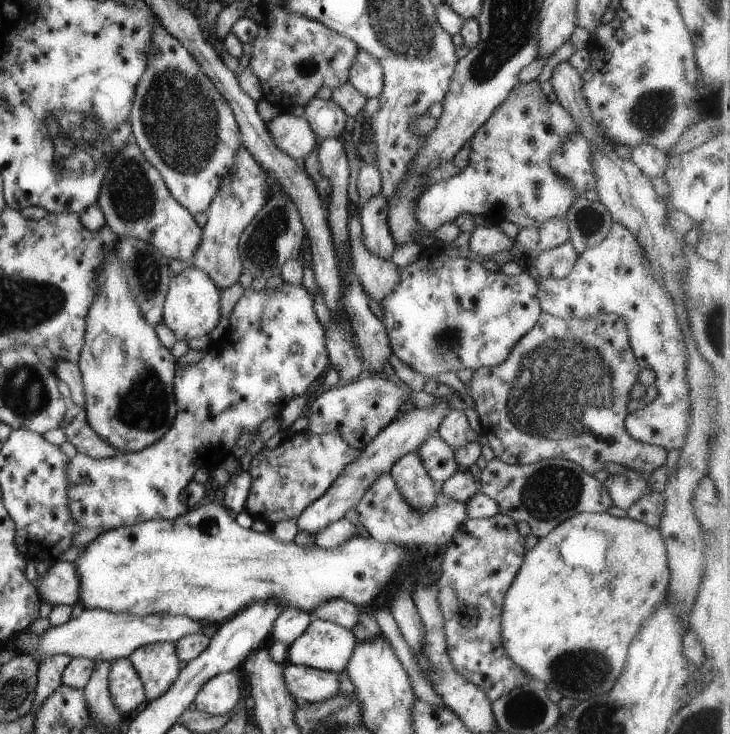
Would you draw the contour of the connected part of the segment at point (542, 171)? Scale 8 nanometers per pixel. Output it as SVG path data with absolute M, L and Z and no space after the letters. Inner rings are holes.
M531 80L526 83L517 83L513 88L511 88L511 92L507 94L507 98L491 112L491 116L475 130L475 132L471 136L471 140L469 140L469 158L467 165L460 169L459 174L453 174L451 178L447 178L447 180L441 180L441 182L435 182L427 188L425 191L421 193L421 198L417 200L417 204L415 204L415 210L413 210L413 218L415 218L415 222L419 224L419 228L417 228L417 232L415 232L415 243L424 247L428 246L429 242L433 242L435 239L433 234L435 234L435 229L439 228L442 224L447 224L453 222L459 214L463 214L463 212L467 212L471 215L482 215L486 216L487 214L493 214L495 212L499 218L509 219L513 224L516 224L520 229L525 226L535 226L538 227L544 220L547 220L549 217L557 217L563 219L565 216L565 212L571 203L578 197L573 190L571 190L571 186L569 186L569 182L567 180L563 180L563 178L559 178L559 176L555 176L553 174L553 170L551 170L551 166L547 164L547 160L549 160L549 154L551 154L551 150L555 150L557 146L561 146L561 142L569 136L569 134L577 134L577 126L575 126L575 122L573 122L573 118L563 110L563 106L559 103L550 102L547 100L547 96L543 94L542 90L539 88L539 84L537 84L536 80Z

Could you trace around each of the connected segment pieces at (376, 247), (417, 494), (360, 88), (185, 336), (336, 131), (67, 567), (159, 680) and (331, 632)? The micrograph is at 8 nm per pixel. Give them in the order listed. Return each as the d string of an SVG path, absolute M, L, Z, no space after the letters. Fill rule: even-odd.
M382 193L375 194L358 211L365 248L383 260L391 260L395 246L387 228L387 200Z
M417 449L401 456L389 473L399 490L401 498L417 512L431 510L435 506L438 485L434 483L423 468Z
M357 45L355 60L349 68L349 84L366 99L378 97L383 86L383 72L377 60Z
M192 264L183 272L172 274L162 308L163 324L177 336L177 341L187 342L208 334L219 320L219 294L221 291L211 282L211 278Z
M312 97L304 105L302 117L318 139L339 137L345 126L346 114L331 99Z
M73 562L52 563L34 582L35 590L43 602L52 606L72 606L79 596L79 578Z
M152 642L140 646L129 654L128 659L141 679L147 702L161 696L179 674L180 660L172 642Z
M312 618L305 632L287 648L287 662L329 672L342 672L355 644L351 630Z

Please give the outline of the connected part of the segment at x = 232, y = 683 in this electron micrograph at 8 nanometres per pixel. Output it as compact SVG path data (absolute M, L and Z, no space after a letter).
M229 670L207 679L194 696L195 708L205 714L219 715L232 710L239 700L238 671Z

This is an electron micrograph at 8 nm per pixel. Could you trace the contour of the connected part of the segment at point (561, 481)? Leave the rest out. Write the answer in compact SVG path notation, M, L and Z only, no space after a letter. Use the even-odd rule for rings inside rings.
M494 458L486 462L479 476L479 491L497 503L499 513L516 523L527 522L531 534L536 538L549 534L557 524L571 518L573 514L602 513L612 506L603 483L567 459L545 459L517 466Z

